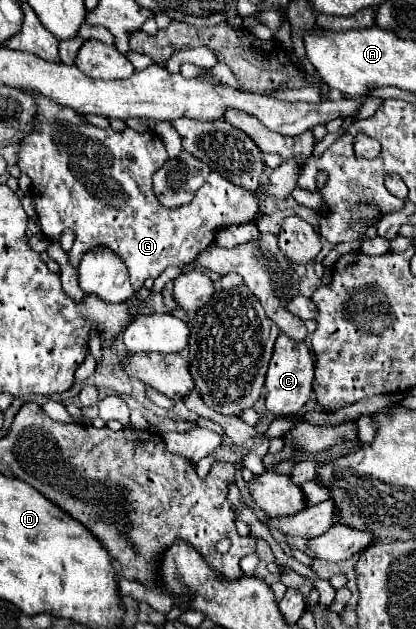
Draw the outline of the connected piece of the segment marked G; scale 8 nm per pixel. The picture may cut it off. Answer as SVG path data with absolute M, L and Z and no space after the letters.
M36 98L38 118L34 130L22 140L18 150L18 166L24 174L32 178L32 198L38 212L38 222L44 236L50 242L58 242L66 228L74 232L74 246L68 252L68 262L76 268L82 256L92 248L108 248L118 254L128 268L130 282L136 290L144 286L146 278L158 278L168 266L180 266L192 262L202 250L214 242L214 232L232 224L252 222L258 214L258 202L252 192L230 184L218 174L218 178L208 178L204 188L200 188L190 204L178 206L174 210L162 208L152 190L152 174L160 168L168 154L164 142L156 132L136 132L126 128L124 132L114 132L112 128L100 130L80 120L68 108L56 106L48 98Z

